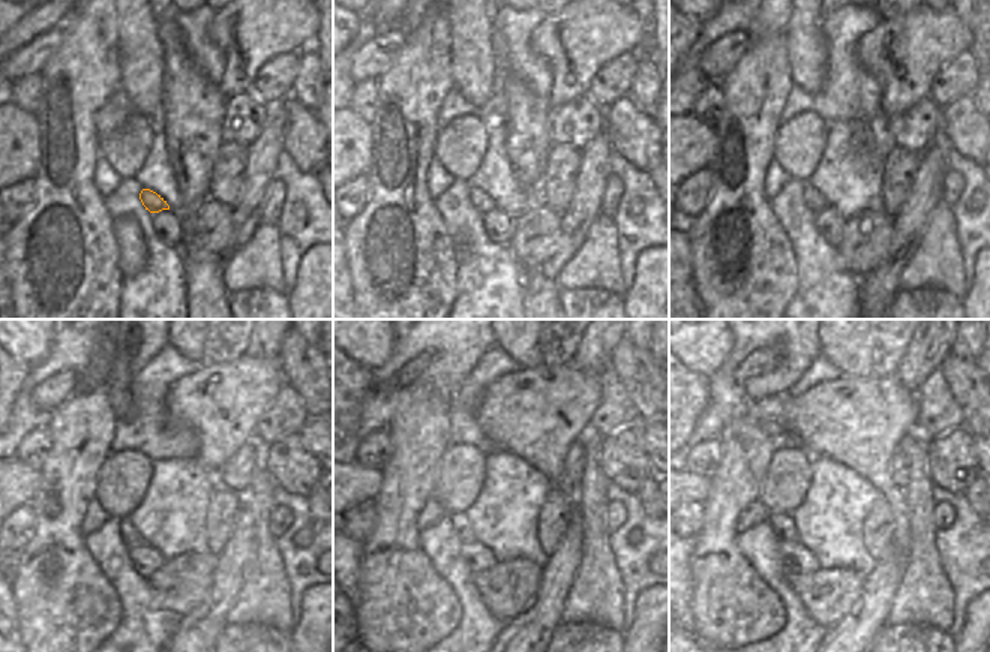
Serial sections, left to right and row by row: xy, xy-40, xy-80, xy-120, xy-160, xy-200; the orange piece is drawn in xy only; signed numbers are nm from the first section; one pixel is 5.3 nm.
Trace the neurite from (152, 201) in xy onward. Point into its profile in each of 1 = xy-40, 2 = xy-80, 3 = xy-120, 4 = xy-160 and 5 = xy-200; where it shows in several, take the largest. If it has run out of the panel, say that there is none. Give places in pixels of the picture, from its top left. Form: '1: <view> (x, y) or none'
1: xy-40 (482, 201)
2: xy-80 (815, 201)
3: xy-120 (129, 534)
4: xy-160 (459, 520)
5: xy-200 (782, 523)

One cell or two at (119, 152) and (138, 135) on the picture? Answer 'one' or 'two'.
one

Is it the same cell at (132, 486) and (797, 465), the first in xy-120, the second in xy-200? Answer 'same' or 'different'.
same

